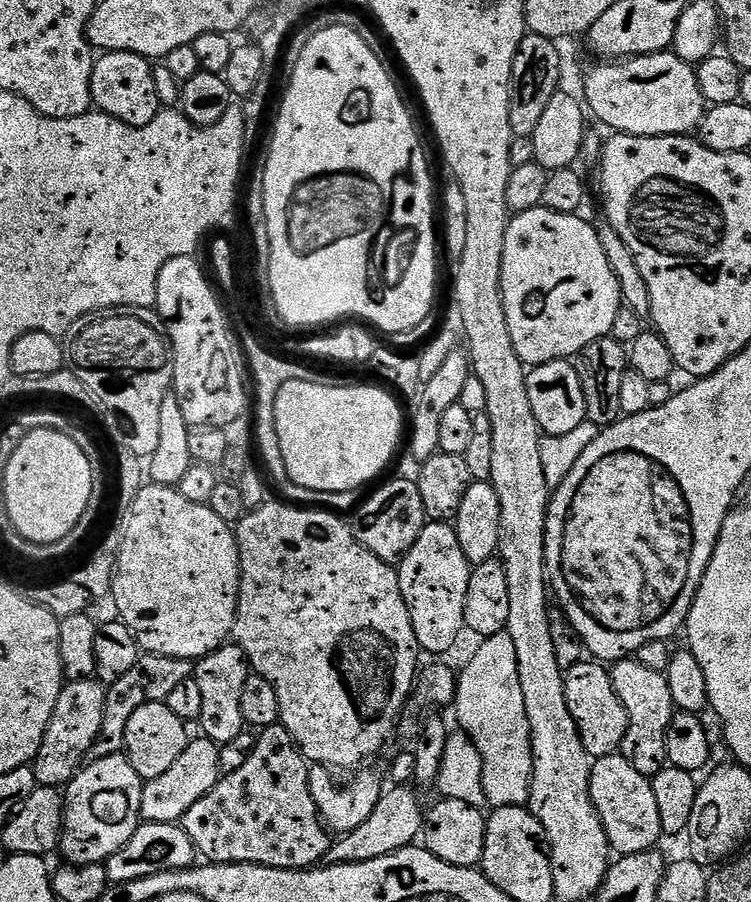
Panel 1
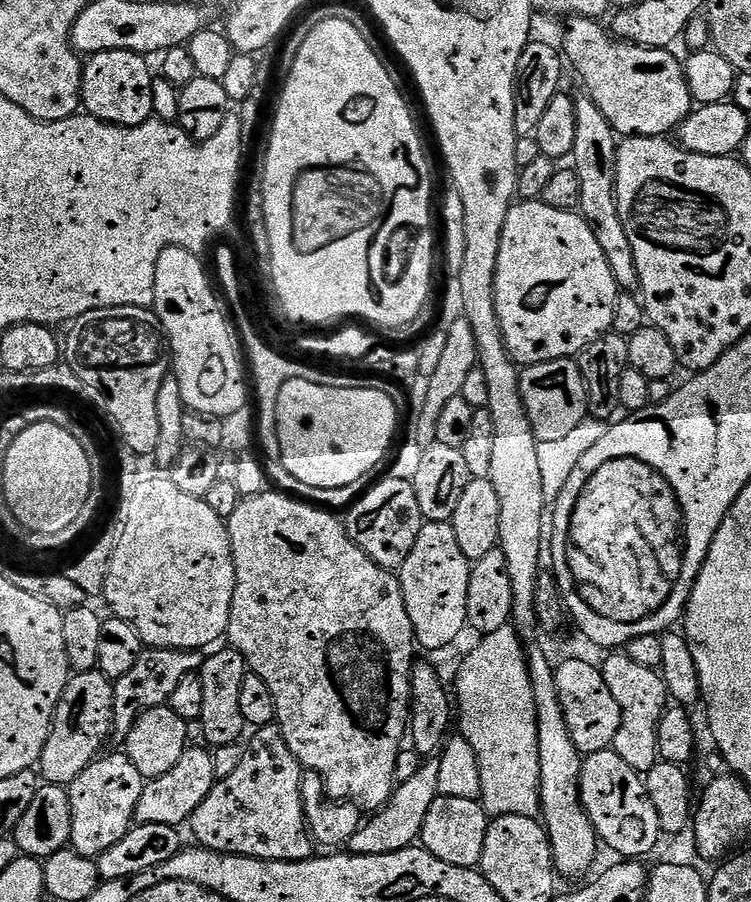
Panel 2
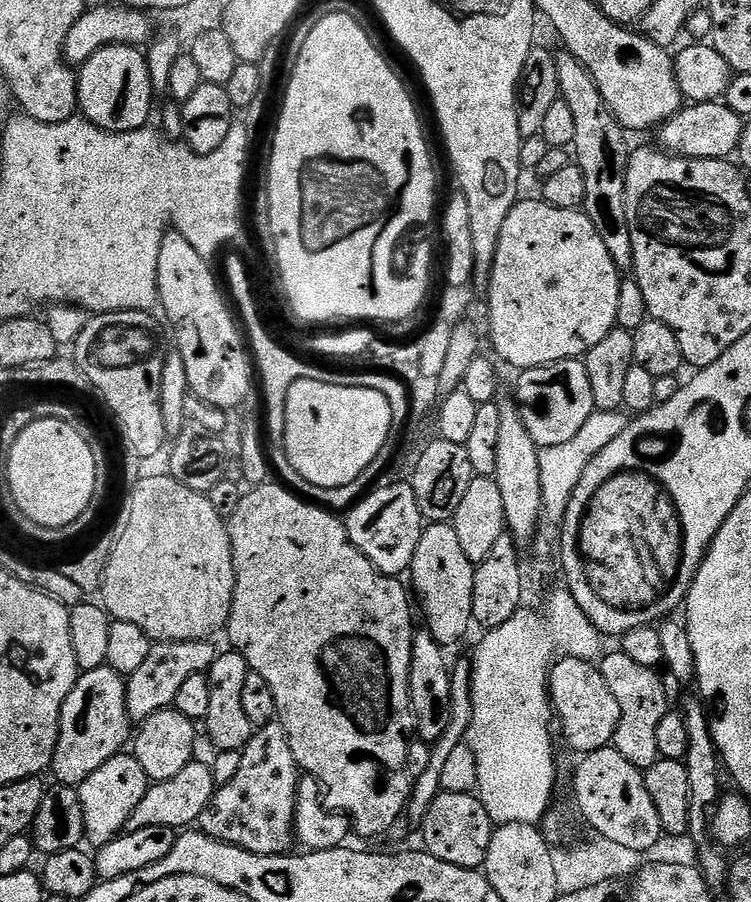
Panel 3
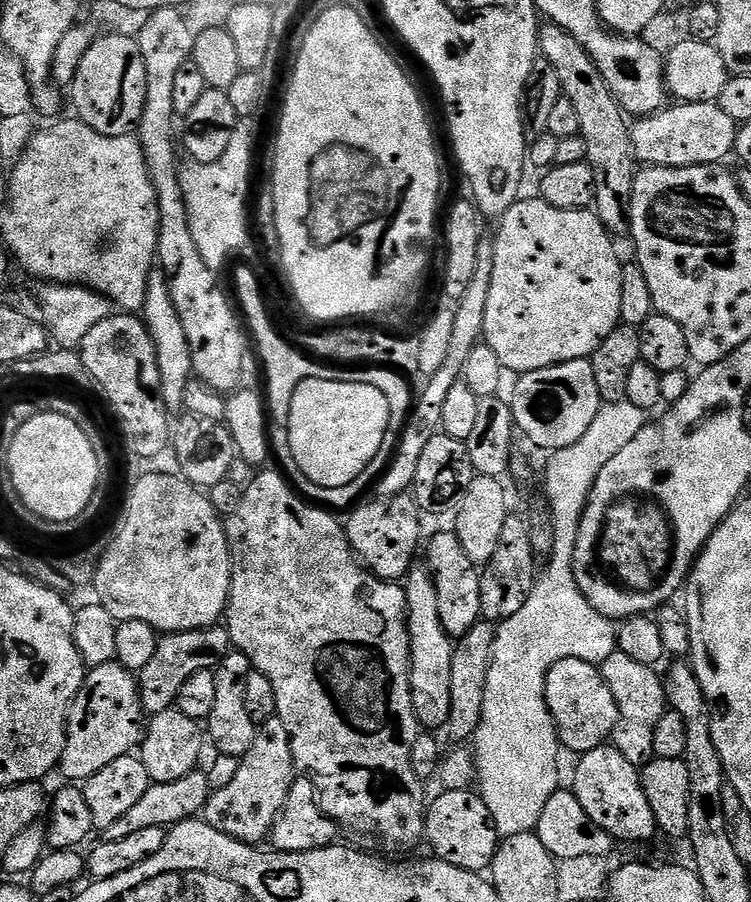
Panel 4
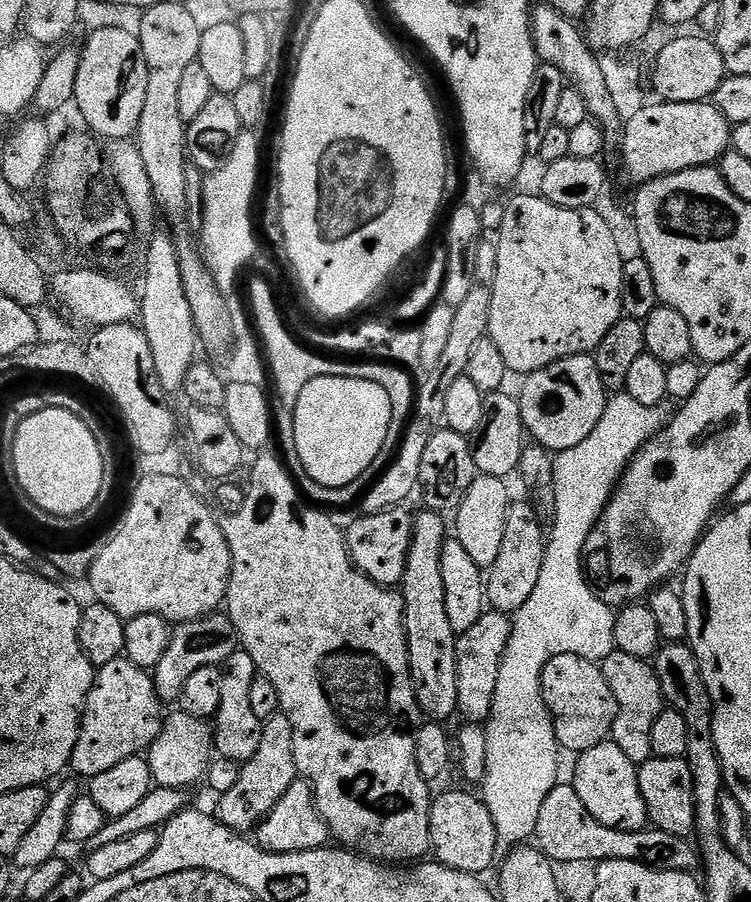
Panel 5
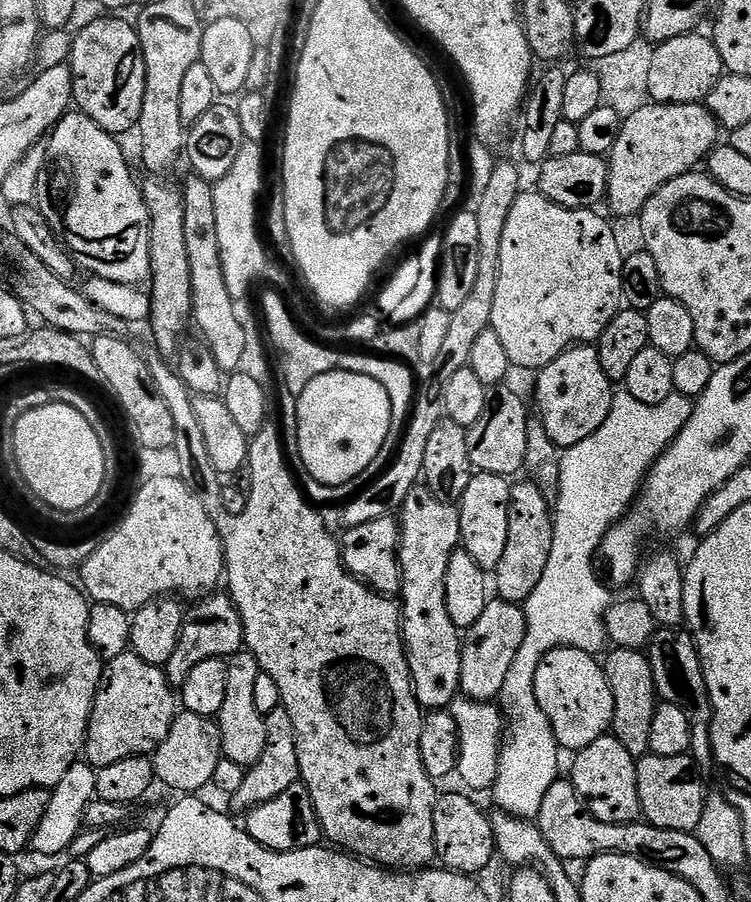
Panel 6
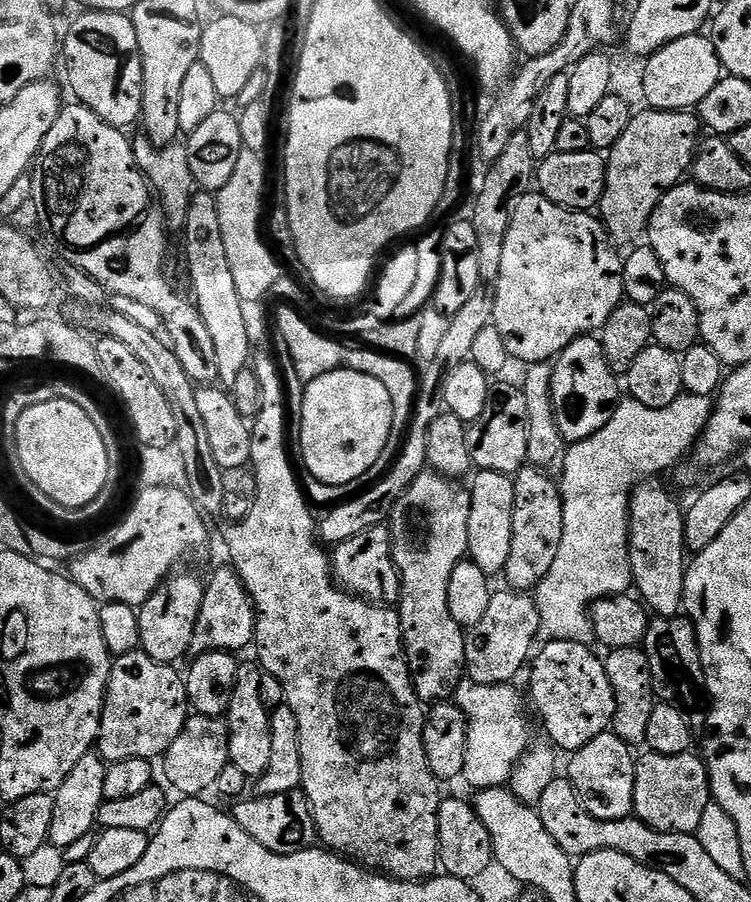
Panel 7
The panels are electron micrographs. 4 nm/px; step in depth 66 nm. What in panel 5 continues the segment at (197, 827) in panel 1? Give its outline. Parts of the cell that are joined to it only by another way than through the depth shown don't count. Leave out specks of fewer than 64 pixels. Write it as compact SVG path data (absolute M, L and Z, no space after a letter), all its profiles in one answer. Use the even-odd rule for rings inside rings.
M275 712L272 717L262 723L262 742L258 745L258 751L254 758L250 758L240 765L238 782L225 792L219 793L214 809L214 815L222 826L226 826L232 832L241 834L251 833L259 828L260 822L265 820L278 806L278 798L290 790L290 786L298 779L296 763L294 762L294 730L290 726L290 718L286 718L283 712Z

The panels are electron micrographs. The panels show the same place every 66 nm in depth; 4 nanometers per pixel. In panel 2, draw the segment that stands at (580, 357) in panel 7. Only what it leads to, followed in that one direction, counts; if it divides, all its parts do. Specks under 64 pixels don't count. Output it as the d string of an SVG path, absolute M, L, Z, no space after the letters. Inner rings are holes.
M575 359L527 365L520 374L520 393L530 418L530 426L539 442L566 438L566 434L570 434L570 430L574 430L574 426L581 424L588 416L586 382Z

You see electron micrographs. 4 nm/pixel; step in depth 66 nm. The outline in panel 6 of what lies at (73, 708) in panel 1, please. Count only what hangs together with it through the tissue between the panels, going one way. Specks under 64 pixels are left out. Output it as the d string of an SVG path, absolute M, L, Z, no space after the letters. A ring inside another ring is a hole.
M129 650L118 654L118 658L107 661L104 676L100 679L100 689L94 698L94 706L90 714L88 737L84 743L83 759L99 770L106 766L114 766L114 762L122 762L122 758L131 756L151 757L162 742L166 742L166 734L170 734L170 726L178 714L178 696L168 675L159 664L142 662L136 653Z

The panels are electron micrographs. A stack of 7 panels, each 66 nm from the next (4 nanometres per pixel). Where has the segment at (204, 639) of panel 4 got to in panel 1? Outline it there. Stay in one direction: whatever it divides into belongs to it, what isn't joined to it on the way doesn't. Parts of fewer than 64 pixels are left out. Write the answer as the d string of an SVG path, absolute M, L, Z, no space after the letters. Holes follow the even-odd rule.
M141 654L138 662L118 678L118 682L107 685L104 694L104 713L102 714L102 726L100 735L93 745L93 751L97 757L117 755L124 747L124 730L126 722L130 720L130 714L138 710L138 706L146 706L150 702L164 702L171 691L182 682L193 679L193 661L182 658L166 658L165 656L149 656Z

